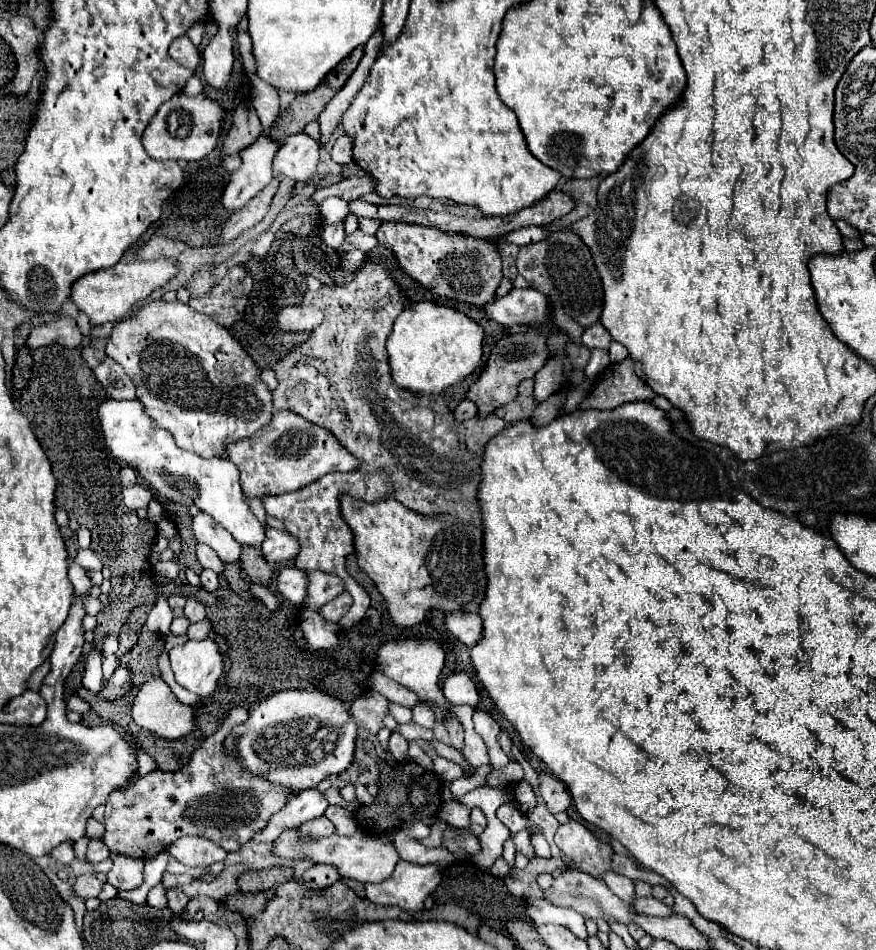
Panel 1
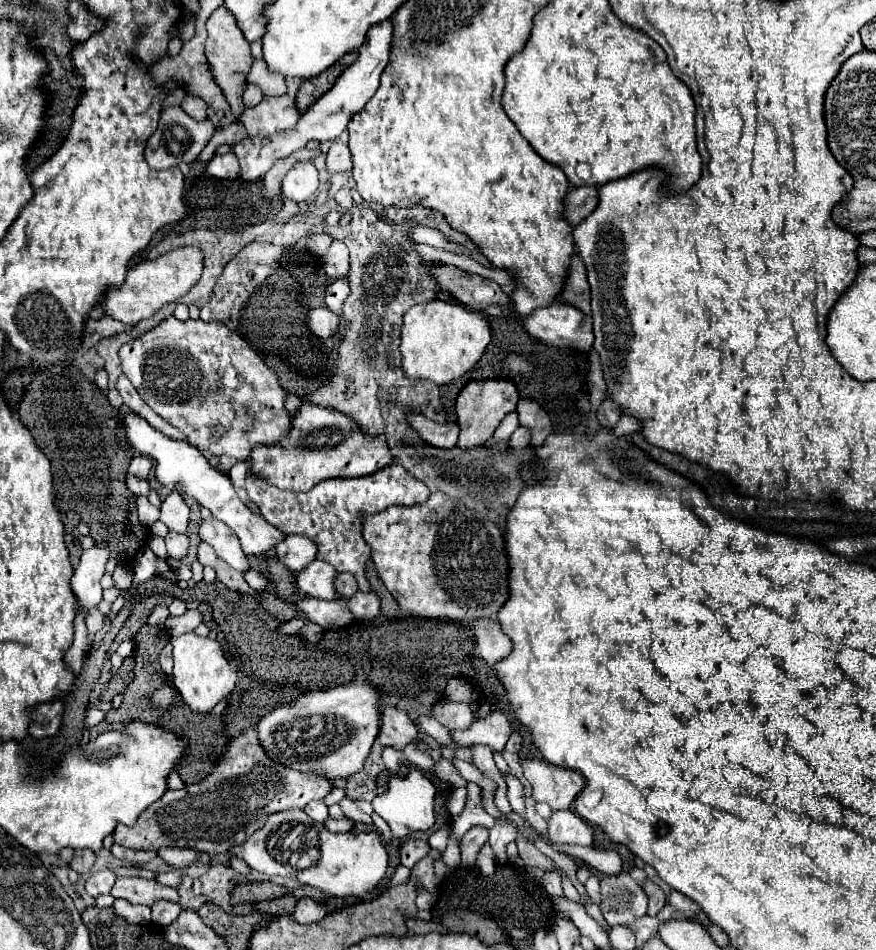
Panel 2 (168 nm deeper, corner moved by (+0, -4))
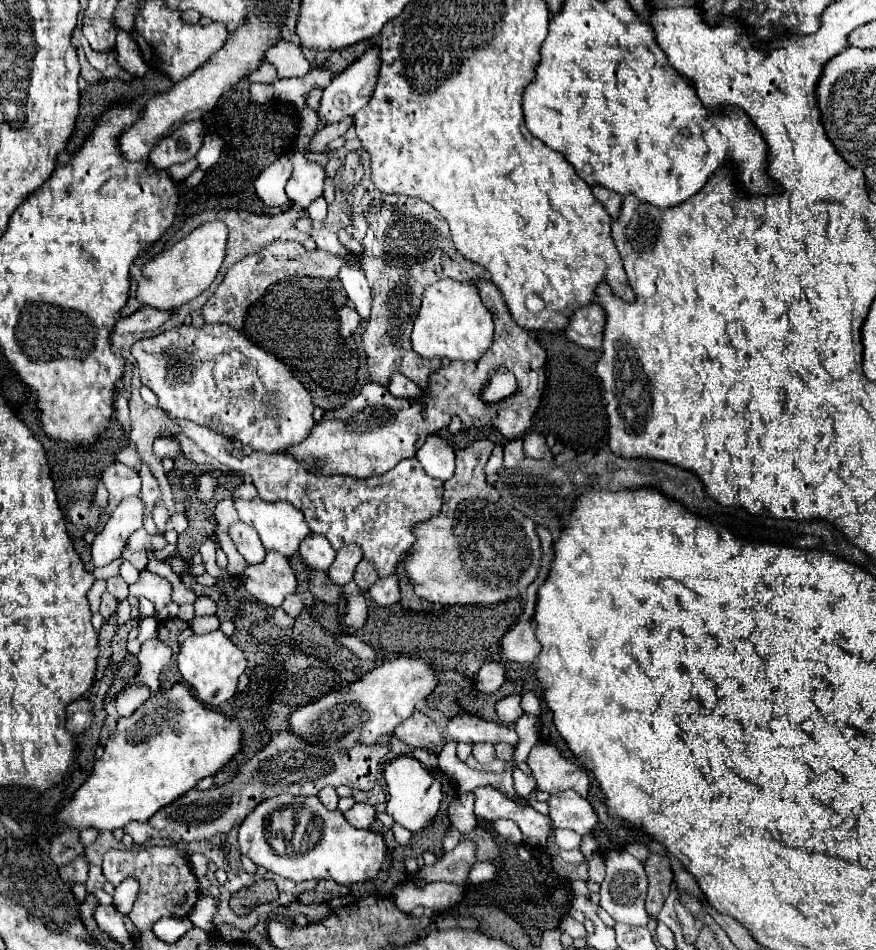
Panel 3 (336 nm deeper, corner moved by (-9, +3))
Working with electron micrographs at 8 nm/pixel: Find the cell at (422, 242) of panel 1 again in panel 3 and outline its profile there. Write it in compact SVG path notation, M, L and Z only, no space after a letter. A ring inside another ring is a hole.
M478 280L476 286L480 290L484 306L492 312L496 324L496 340L478 362L460 362L460 370L446 368L446 374L432 374L428 388L416 400L396 398L382 384L366 384L362 392L346 406L324 412L322 422L314 426L312 434L302 444L290 448L288 454L292 454L296 460L302 460L304 464L322 462L322 472L326 474L332 472L370 478L386 474L404 458L414 458L418 452L418 440L422 448L428 436L448 428L452 416L458 416L462 420L464 430L492 426L508 440L522 438L532 426L544 392L546 350L524 328L516 326L498 288L492 282ZM500 366L504 366L518 378L518 392L498 404L484 404L480 394L486 386L488 372Z

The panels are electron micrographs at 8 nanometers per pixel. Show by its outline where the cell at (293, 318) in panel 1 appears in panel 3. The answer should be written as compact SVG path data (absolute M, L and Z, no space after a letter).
M344 306L344 308L340 308L338 314L340 314L340 324L342 324L342 336L346 336L346 338L352 336L360 326L358 312L354 308L350 308L350 306Z

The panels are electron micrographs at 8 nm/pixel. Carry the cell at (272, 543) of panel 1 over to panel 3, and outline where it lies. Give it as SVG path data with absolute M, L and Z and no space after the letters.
M312 534L300 544L300 556L306 560L310 568L326 572L336 558L336 550L330 546L330 542L324 536Z

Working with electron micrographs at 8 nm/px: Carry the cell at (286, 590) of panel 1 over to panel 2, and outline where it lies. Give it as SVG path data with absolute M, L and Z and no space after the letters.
M315 559L303 571L297 573L297 587L301 593L305 593L309 597L335 599L335 591L333 591L335 575L337 573L329 563Z

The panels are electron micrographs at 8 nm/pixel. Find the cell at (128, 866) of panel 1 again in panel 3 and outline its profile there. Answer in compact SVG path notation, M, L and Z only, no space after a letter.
M126 878L126 880L122 880L118 886L116 886L116 890L114 890L114 908L118 910L118 912L122 912L122 914L128 914L130 912L130 908L132 908L132 904L134 904L134 900L136 900L136 896L138 896L138 882L134 880L134 878Z

